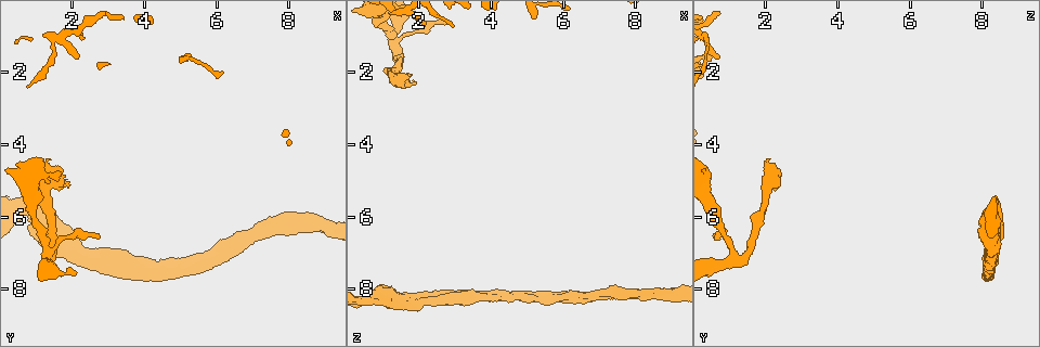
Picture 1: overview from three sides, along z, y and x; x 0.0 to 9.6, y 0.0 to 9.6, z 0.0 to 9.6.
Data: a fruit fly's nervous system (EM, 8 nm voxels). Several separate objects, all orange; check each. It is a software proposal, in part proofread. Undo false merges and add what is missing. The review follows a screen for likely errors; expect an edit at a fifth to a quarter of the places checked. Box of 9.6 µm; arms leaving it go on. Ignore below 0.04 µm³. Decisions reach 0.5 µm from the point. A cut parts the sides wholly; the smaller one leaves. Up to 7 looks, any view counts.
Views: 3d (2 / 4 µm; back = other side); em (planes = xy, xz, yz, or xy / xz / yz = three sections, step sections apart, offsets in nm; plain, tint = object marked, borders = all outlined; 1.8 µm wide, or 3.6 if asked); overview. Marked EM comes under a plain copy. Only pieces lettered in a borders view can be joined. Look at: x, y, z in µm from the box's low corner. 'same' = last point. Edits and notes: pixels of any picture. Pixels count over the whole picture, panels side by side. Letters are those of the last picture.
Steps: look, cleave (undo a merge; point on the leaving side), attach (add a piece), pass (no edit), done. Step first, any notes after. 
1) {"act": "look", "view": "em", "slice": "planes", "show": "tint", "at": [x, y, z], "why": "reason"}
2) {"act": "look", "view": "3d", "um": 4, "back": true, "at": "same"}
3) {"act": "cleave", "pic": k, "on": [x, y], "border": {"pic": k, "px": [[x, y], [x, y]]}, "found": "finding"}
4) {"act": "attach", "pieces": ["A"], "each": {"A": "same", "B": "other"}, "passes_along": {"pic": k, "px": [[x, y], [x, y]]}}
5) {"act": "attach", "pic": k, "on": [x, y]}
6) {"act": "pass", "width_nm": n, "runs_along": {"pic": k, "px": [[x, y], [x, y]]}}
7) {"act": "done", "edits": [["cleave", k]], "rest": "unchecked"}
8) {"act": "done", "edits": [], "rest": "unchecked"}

{"act": "look", "view": "em", "slice": "xy", "step": 4, "show": "borders", "at": [1.40, 4.35, 2.10], "why": "end of a long branch"}

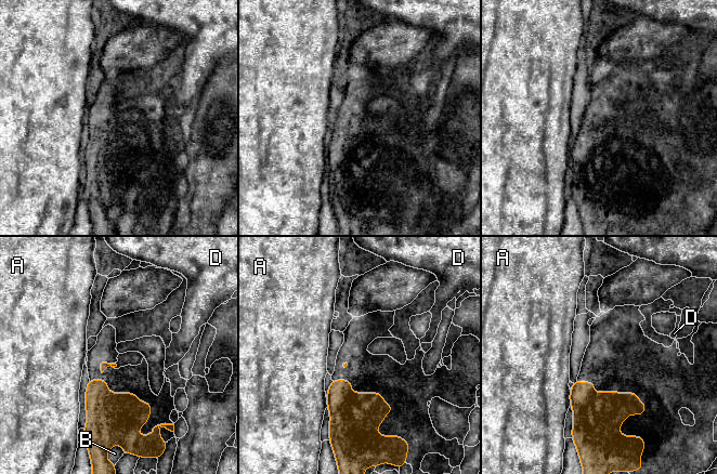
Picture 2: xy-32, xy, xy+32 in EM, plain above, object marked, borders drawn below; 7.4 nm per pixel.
{"act": "look", "view": "em", "slice": "planes", "show": "borders", "at": "same", "why": "cut it another way"}

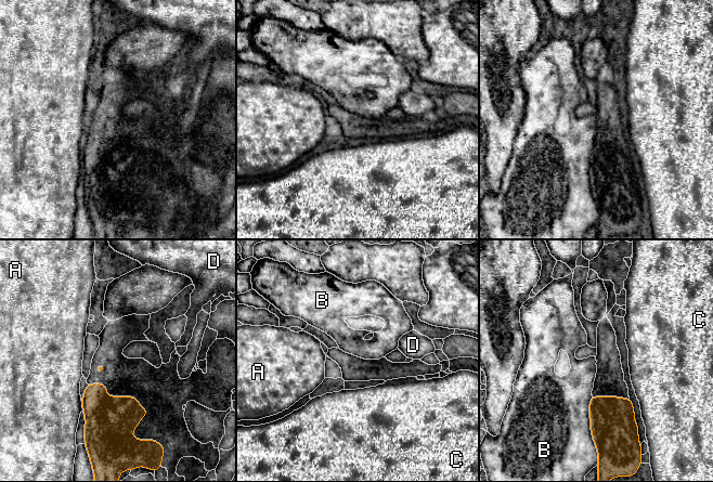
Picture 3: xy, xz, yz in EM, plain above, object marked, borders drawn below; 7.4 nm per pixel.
{"act": "pass", "each": {"A": "other", "B": "other", "C": "other", "D": "other"}, "border": {"pic": 3, "px": [[592, 395], [590, 400], [591, 435]]}, "found": "none of them fits"}

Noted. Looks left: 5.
{"act": "look", "view": "3d", "um": 4, "at": [1.30, 7.15, 1.05], "why": "arms part here"}

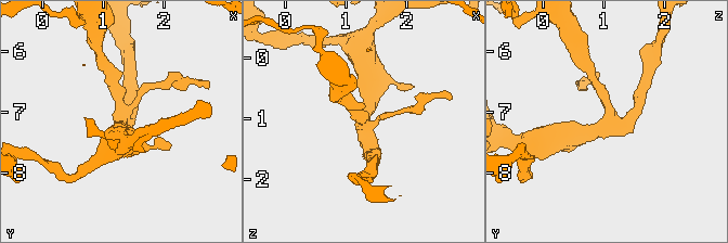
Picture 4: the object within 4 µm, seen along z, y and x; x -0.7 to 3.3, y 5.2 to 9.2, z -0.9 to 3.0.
{"act": "look", "view": "em", "slice": "yz", "step": 4, "show": "borders", "at": [1.30, 7.10, 1.15]}

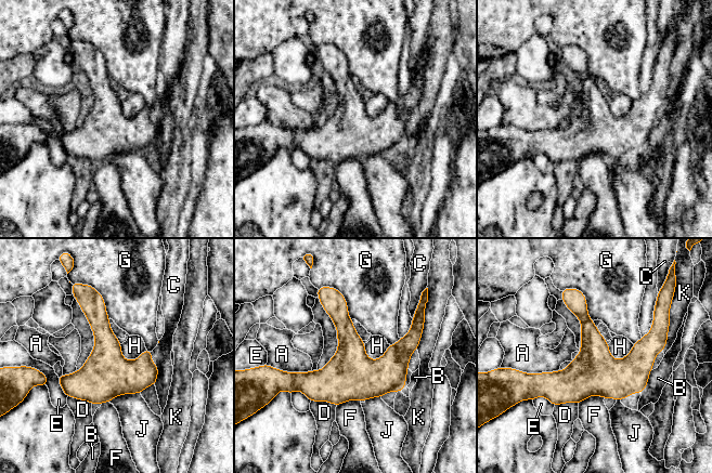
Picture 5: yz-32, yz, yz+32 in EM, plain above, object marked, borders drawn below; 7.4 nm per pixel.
{"act": "attach", "pic": 5, "on": [658, 378], "width_nm": 360, "each": {"A": "other", "B": "same", "C": "other", "D": "other", "E": "other", "F": "other", "G": "other", "H": "other", "J": "other", "K": "other"}, "found": "the neuron continues"}

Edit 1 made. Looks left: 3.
{"act": "look", "view": "3d", "um": 2, "at": [2.85, 7.35, 8.15], "why": "three-way junction"}

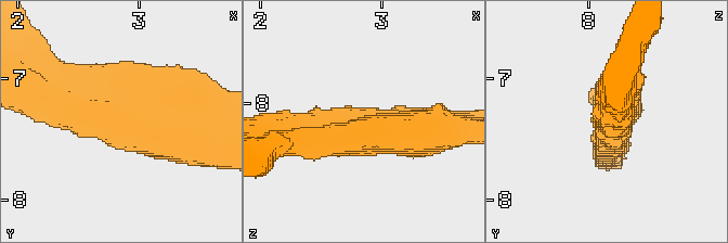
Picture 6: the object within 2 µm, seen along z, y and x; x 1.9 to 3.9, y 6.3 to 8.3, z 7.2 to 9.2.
{"act": "look", "view": "em", "slice": "planes", "show": "tint", "at": [2.82, 7.32, 8.18]}

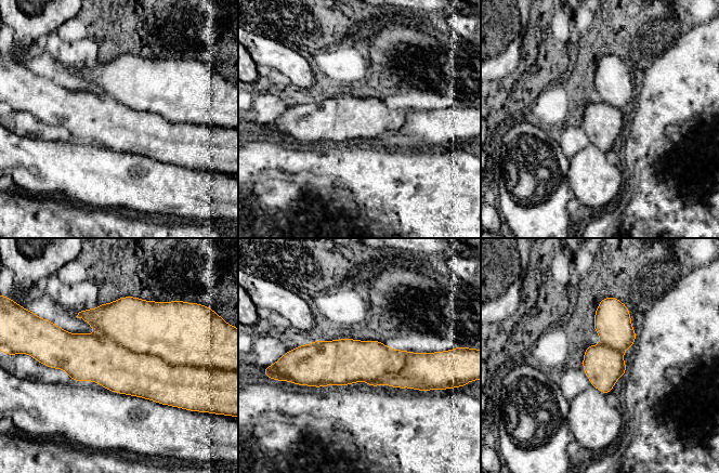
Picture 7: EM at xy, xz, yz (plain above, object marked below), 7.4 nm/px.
{"act": "look", "view": "em", "slice": "planes", "show": "borders", "at": "same"}

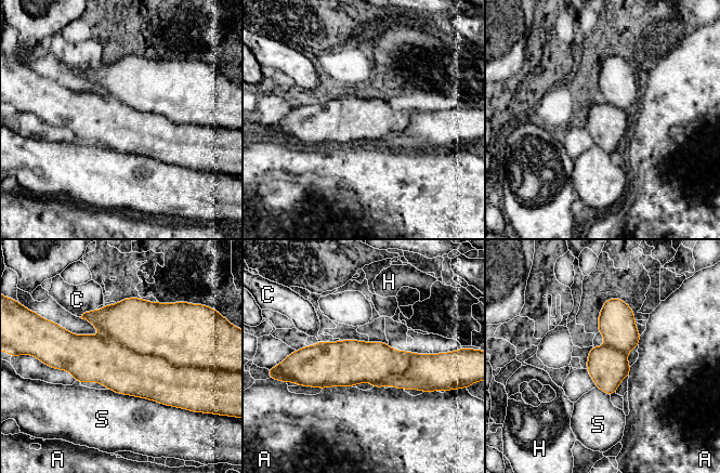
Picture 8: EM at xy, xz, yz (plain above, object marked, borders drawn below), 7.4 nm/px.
{"act": "pass", "each": {"A": "other", "C": "other", "H": "other", "S": "other"}, "border": {"pic": 8, "px": [[107, 389], [180, 408]]}, "found": "continuous, no second neuron"}

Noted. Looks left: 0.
{"act": "done", "edits": [["attach", 5]], "rest": "unchecked"}

